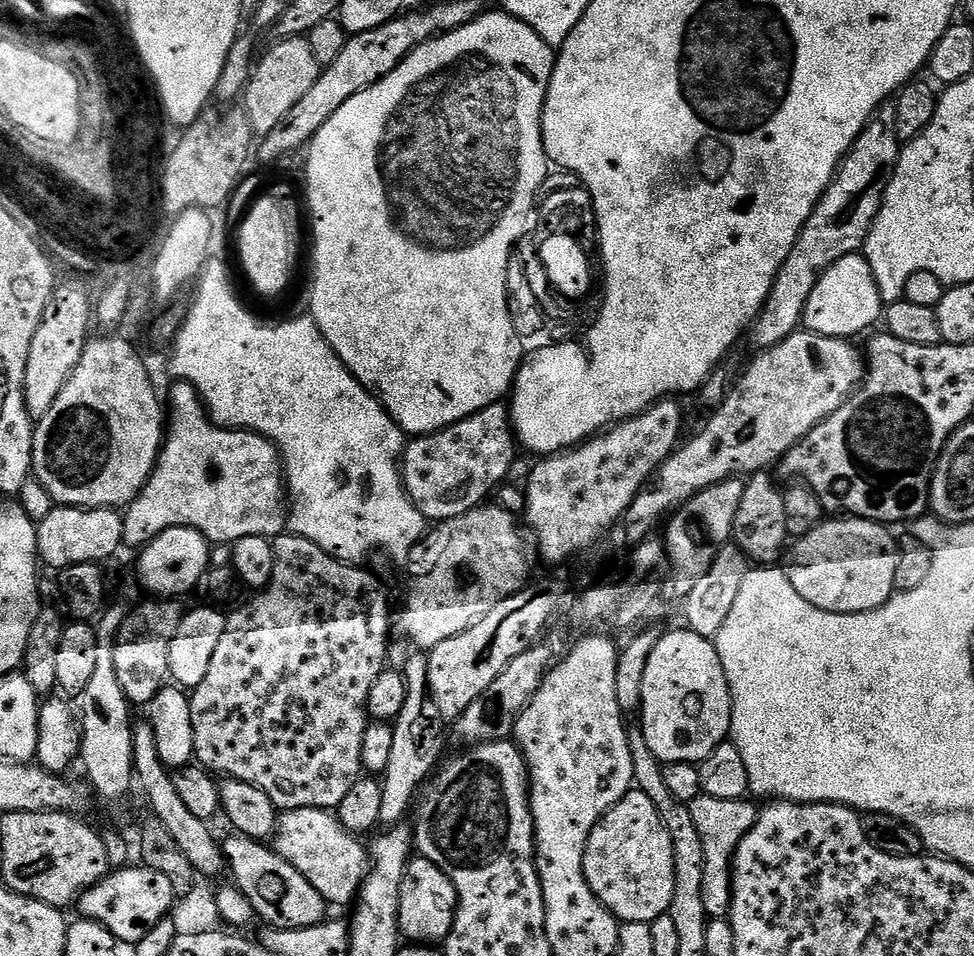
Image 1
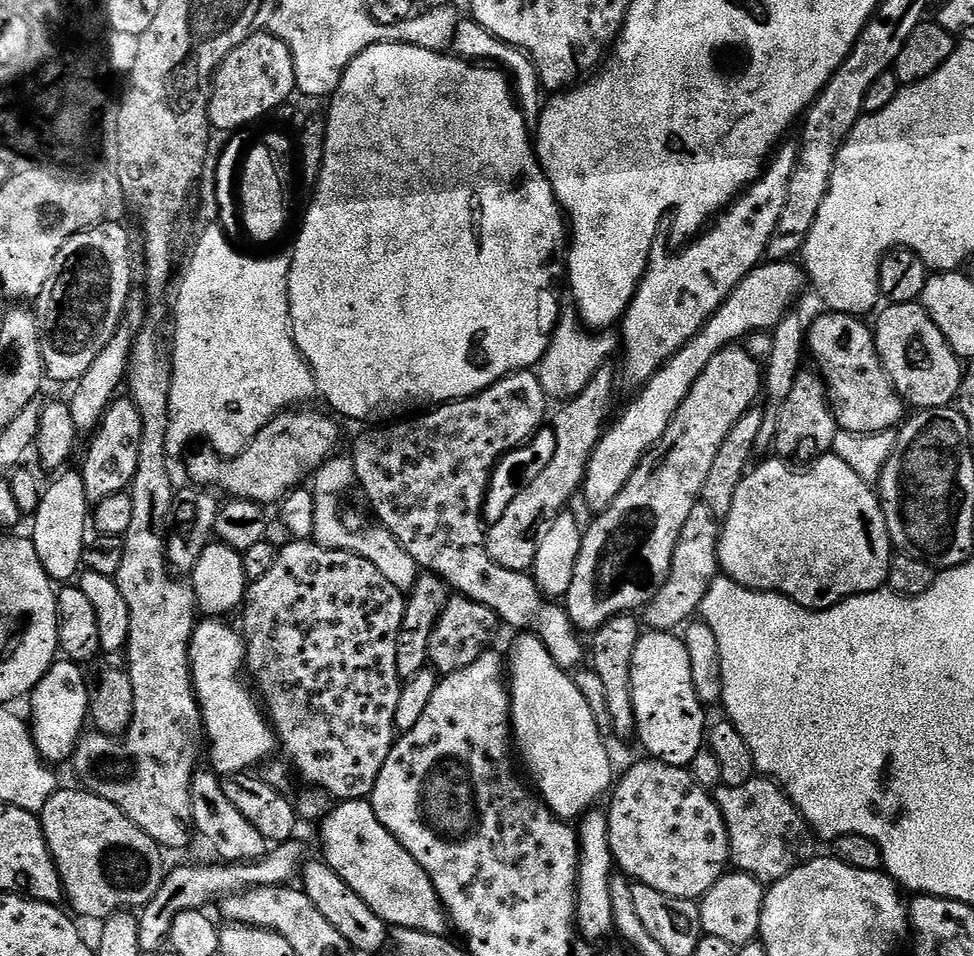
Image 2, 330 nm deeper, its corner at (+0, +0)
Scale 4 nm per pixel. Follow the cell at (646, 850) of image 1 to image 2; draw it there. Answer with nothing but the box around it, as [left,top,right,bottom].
[606,759,730,901]

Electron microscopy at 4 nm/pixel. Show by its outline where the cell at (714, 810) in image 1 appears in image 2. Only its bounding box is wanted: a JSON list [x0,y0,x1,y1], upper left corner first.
[714,778,817,886]

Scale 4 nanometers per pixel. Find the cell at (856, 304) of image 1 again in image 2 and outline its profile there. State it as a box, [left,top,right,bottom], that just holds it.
[582,260,806,514]

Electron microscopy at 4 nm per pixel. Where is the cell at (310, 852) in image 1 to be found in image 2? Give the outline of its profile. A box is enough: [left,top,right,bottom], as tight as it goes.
[318,800,450,936]

